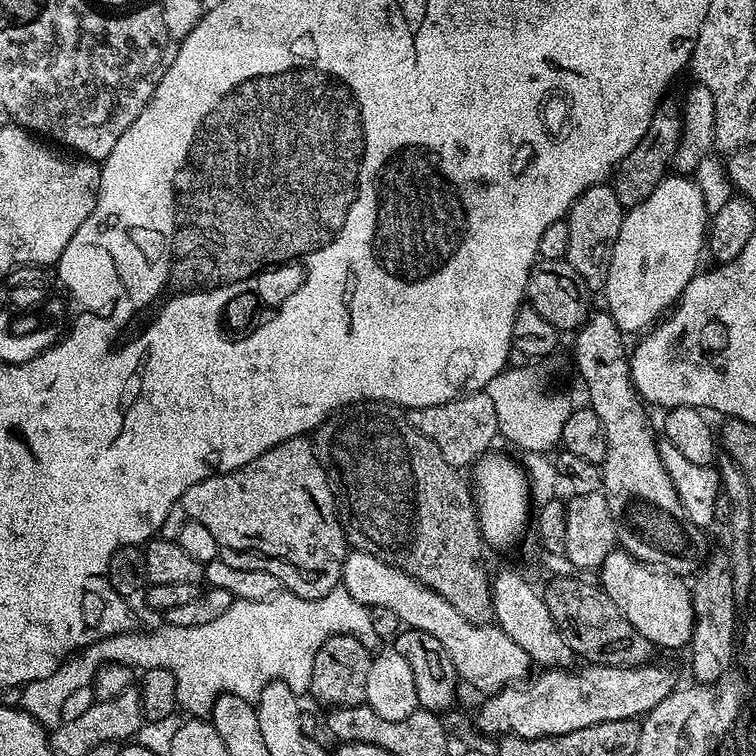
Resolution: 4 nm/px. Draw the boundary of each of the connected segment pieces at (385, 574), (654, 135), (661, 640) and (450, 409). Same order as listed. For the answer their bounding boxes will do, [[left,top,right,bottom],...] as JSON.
[[342,551,533,694],[614,98,684,210],[598,552,694,649],[407,391,498,470]]

